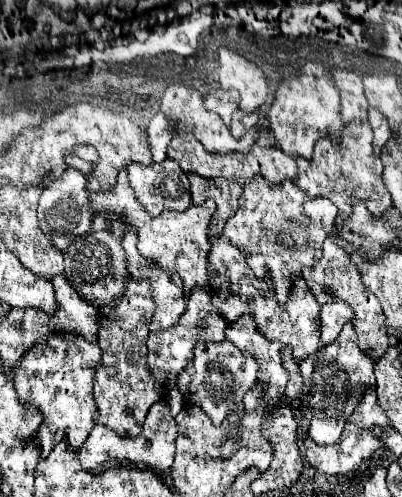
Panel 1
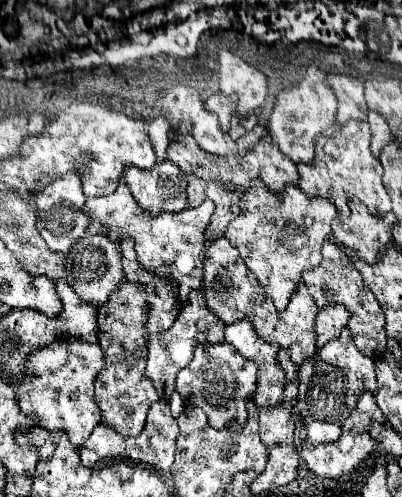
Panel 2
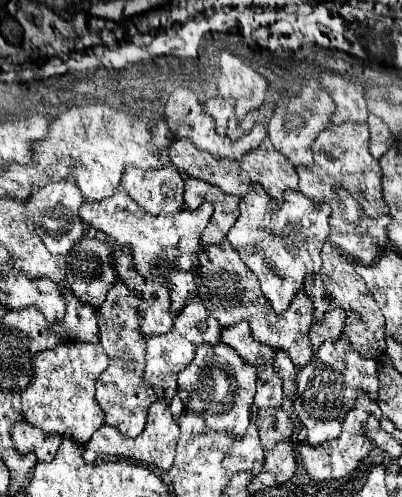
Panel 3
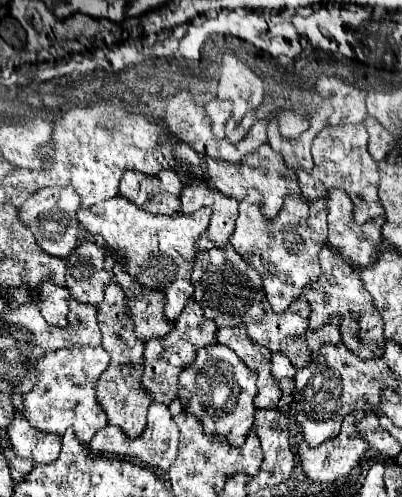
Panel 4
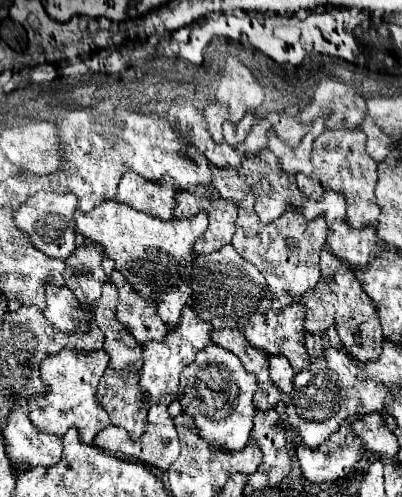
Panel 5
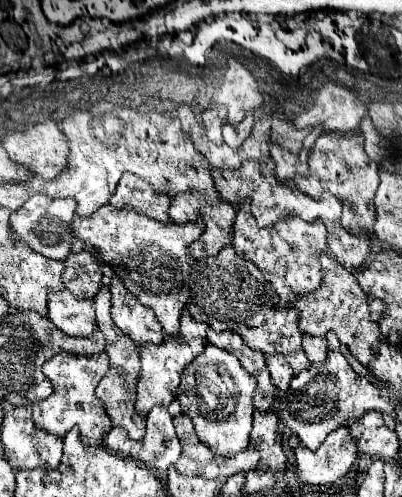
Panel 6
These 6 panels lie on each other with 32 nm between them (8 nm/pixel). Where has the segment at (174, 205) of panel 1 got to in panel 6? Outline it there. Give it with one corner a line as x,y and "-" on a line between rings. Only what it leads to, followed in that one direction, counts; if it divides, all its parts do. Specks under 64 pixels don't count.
124,174
118,182
116,194
112,196
110,204
118,208
132,208
136,212
144,212
146,216
152,216
154,220
168,222
168,208
170,208
170,196
166,192
154,190
146,180
134,176
134,174

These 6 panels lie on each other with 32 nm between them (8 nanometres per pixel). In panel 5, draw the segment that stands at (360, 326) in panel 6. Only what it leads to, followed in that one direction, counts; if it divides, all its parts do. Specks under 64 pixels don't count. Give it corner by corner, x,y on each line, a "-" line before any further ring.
328,250
320,252
320,268
322,268
320,282
312,290
304,292
302,296
302,304
308,308
304,328
312,334
318,334
330,328
332,324
336,324
344,348
354,358
358,358
360,362
376,360
382,354
384,338
382,338
382,326
380,326
378,312
372,304
372,298
362,290
356,272
348,264
344,264
338,256
330,254

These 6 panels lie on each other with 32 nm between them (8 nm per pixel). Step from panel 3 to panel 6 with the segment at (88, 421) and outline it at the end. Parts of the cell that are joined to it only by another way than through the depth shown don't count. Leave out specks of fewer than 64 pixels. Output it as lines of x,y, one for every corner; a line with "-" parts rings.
60,352
44,362
42,374
52,382
54,392
38,402
32,402
32,420
38,428
52,432
56,436
64,436
72,426
80,428
80,438
84,444
100,444
100,436
112,428
112,422
96,398
94,390
108,370
108,356
106,352
94,356
76,356
70,352

